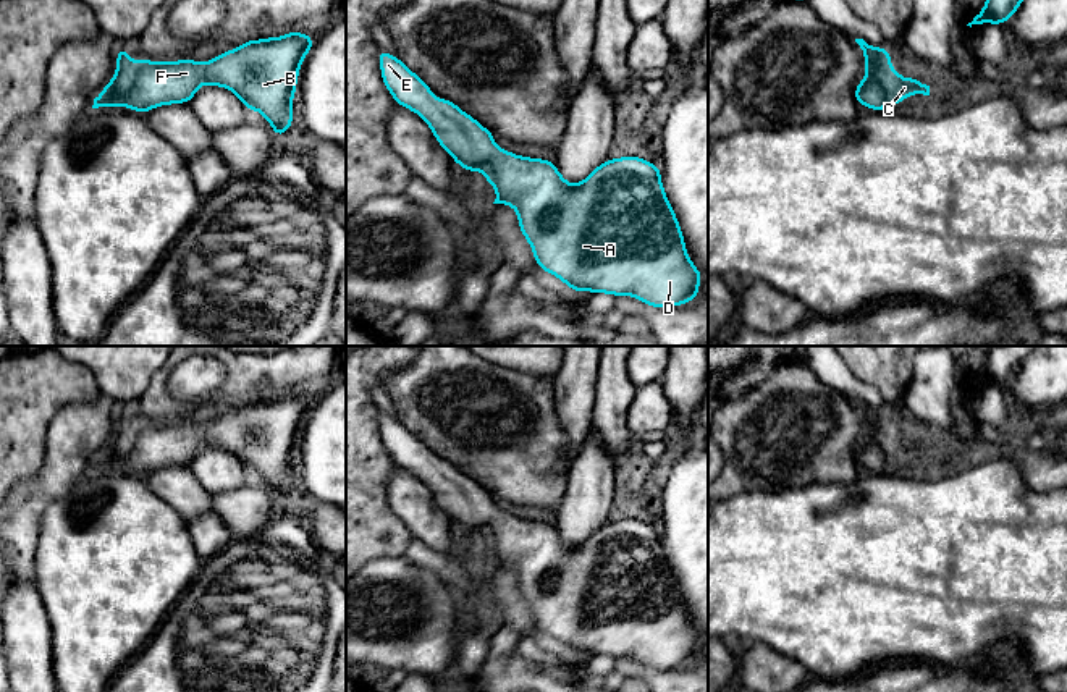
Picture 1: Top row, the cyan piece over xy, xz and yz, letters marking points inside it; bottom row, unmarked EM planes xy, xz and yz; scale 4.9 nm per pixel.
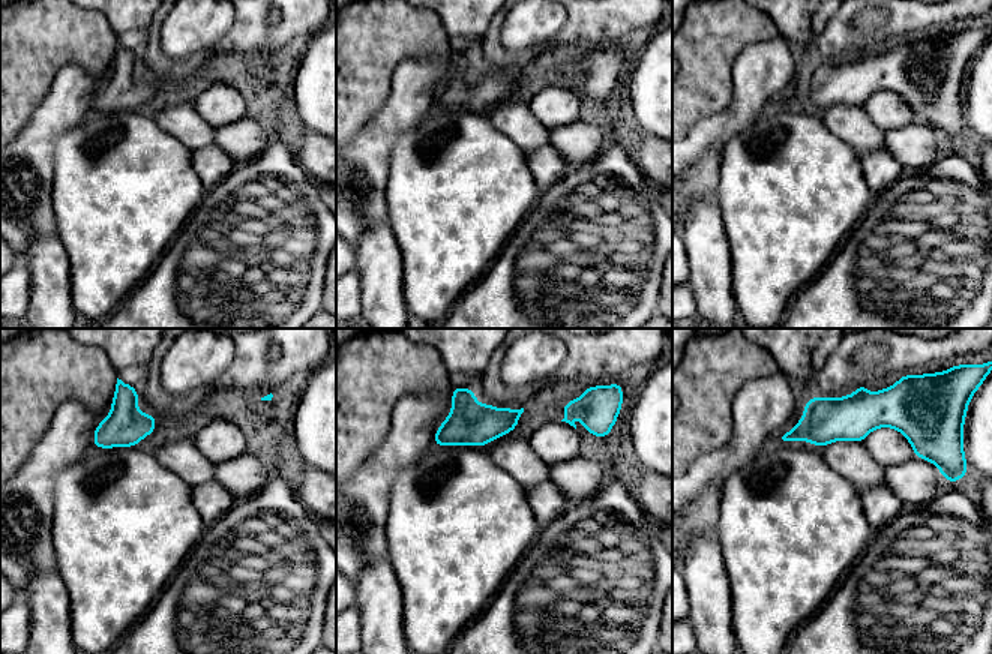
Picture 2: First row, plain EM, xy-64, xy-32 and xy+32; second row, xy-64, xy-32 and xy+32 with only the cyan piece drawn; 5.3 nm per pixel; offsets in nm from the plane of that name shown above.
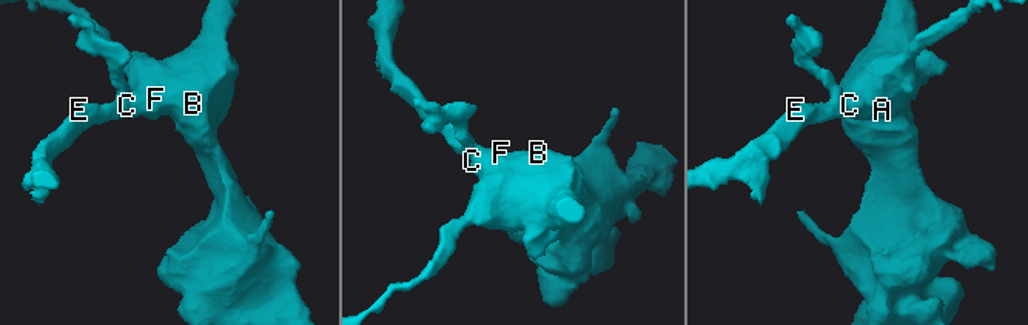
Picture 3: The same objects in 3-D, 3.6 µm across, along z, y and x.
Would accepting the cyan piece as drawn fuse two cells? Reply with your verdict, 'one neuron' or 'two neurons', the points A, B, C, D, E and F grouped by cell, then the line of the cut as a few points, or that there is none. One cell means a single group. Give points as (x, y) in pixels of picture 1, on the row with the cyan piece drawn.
one neuron; A B C D E F; no cut

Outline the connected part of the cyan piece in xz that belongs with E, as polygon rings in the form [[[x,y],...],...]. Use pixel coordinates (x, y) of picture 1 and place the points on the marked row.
[[[380,49],[378,61],[383,84],[396,103],[417,113],[459,167],[485,173],[485,181],[496,189],[493,204],[516,209],[521,233],[538,268],[555,275],[574,293],[632,296],[658,309],[697,299],[702,272],[687,254],[682,230],[661,184],[660,165],[635,155],[608,158],[585,179],[571,184],[555,162],[500,149],[491,131],[448,99],[436,99],[399,57]]]

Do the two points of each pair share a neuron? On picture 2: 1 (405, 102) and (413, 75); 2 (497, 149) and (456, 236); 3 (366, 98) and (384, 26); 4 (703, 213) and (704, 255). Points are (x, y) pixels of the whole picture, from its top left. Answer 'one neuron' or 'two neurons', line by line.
1: one neuron
2: one neuron
3: one neuron
4: one neuron

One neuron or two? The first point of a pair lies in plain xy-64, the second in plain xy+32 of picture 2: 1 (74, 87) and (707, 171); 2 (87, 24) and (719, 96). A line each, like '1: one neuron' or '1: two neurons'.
1: one neuron
2: one neuron

